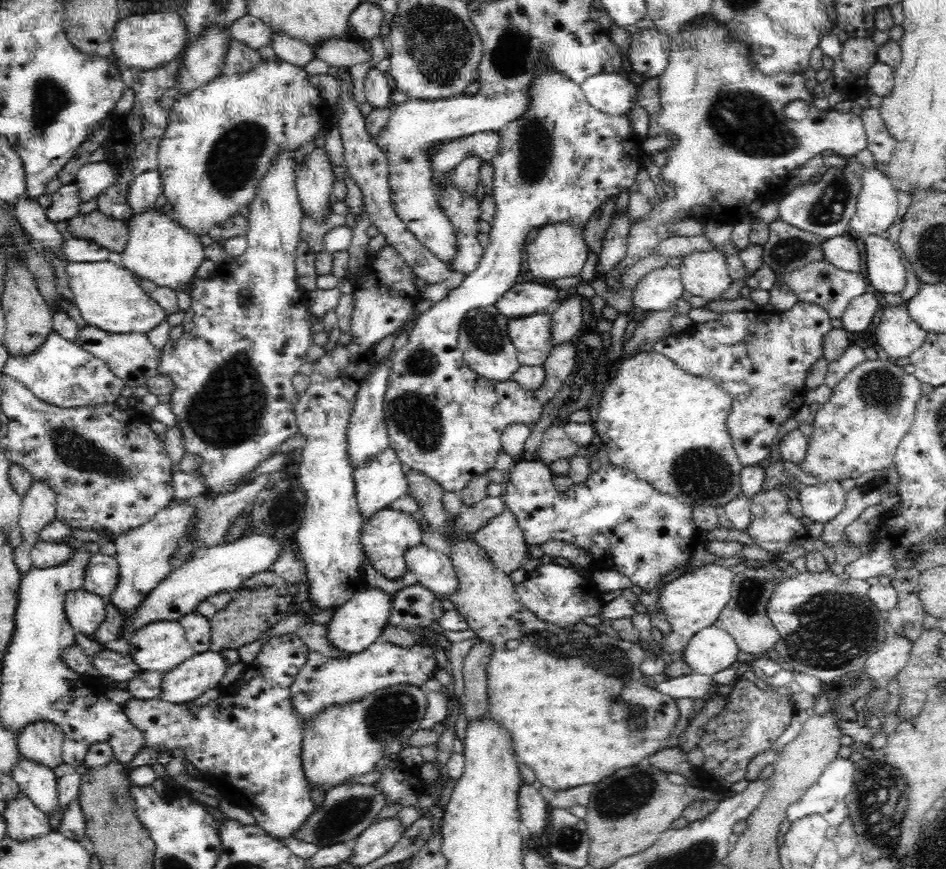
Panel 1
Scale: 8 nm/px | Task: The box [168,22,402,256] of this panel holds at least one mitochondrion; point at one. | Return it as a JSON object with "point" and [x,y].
{"point":[235,156]}

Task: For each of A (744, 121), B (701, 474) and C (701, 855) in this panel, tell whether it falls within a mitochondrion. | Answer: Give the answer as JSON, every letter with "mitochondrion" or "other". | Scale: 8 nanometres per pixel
{"A":"mitochondrion","B":"mitochondrion","C":"mitochondrion"}

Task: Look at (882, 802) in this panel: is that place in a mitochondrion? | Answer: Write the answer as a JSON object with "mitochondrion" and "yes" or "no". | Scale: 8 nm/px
{"mitochondrion":"yes"}

